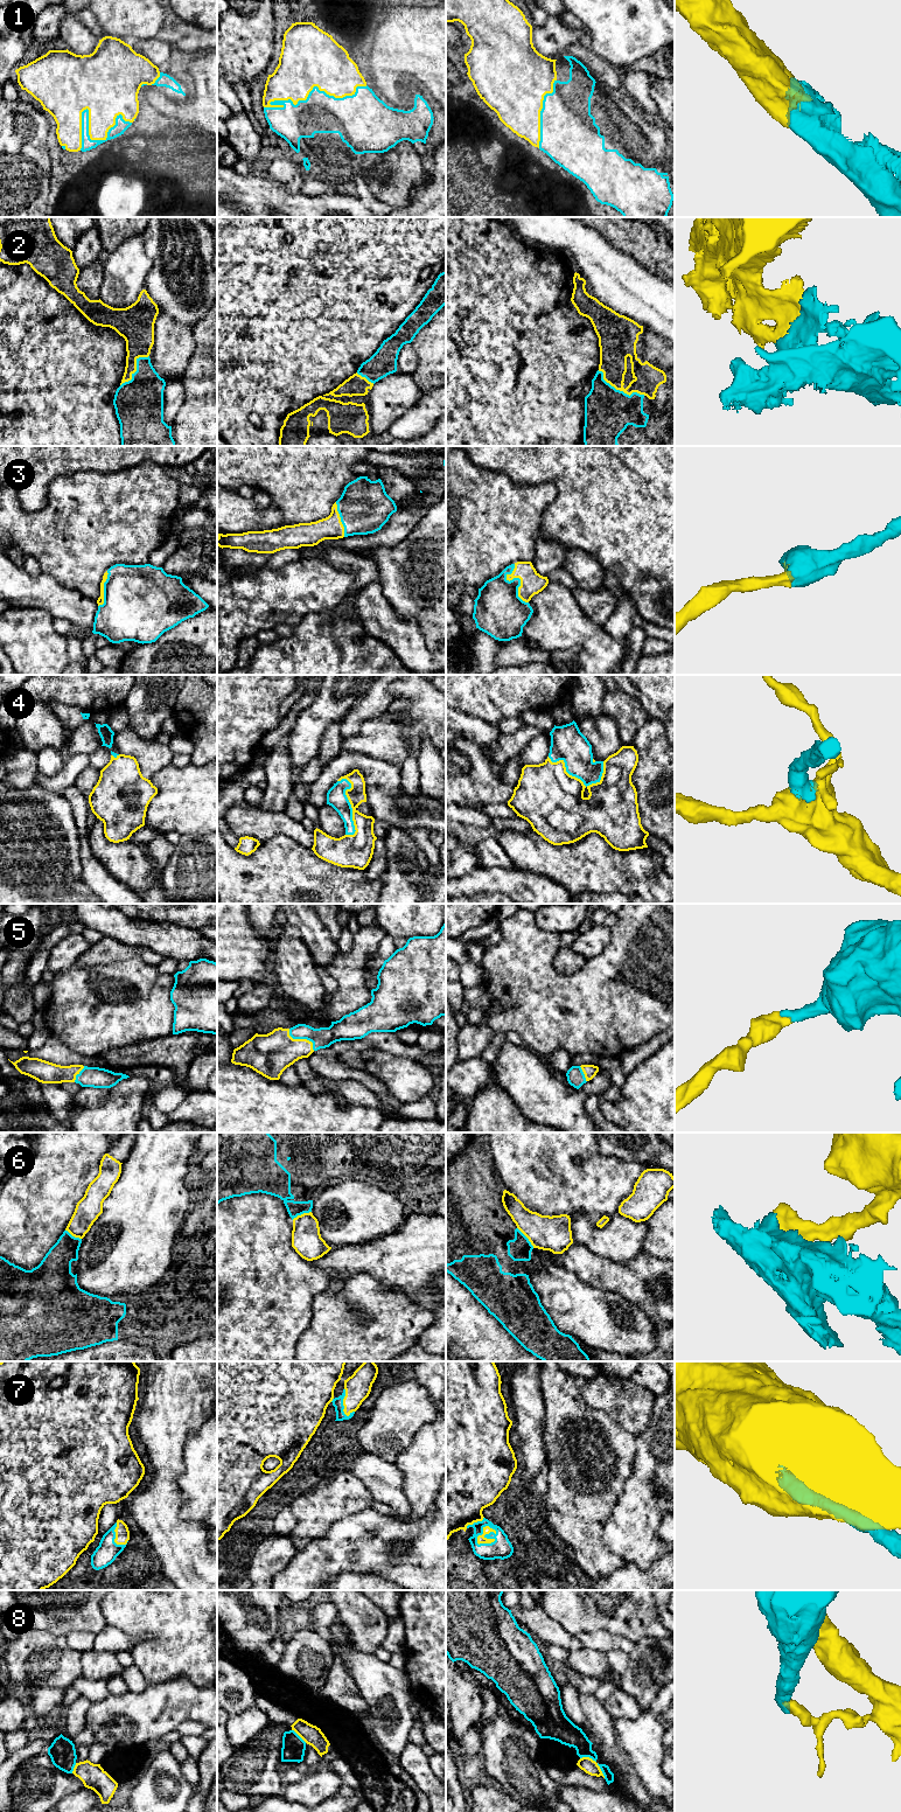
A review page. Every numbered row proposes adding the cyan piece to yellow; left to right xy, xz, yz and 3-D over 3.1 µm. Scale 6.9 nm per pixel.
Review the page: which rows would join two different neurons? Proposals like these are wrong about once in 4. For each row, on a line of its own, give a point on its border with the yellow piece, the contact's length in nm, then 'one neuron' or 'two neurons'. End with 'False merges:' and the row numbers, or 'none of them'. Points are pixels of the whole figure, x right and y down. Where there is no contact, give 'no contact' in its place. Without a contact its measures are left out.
1: contact xz (313, 86); length 750 nm; one neuron
2: contact yz (619, 389); length 360 nm; one neuron
3: contact yz (518, 577); length 280 nm; one neuron
4: contact yz (571, 775); length 400 nm; one neuron
5: contact xz (301, 1039); length 240 nm; one neuron
6: contact yz (526, 1236); length 180 nm; two neurons
7: contact yz (483, 1533); length 170 nm; one neuron
8: contact yz (595, 1762); length 220 nm; two neurons
False merges: 6, 8

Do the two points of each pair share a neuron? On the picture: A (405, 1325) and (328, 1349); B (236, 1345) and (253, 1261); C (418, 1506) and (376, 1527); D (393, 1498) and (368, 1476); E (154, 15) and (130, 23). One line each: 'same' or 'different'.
A: same
B: same
C: different
D: same
E: same

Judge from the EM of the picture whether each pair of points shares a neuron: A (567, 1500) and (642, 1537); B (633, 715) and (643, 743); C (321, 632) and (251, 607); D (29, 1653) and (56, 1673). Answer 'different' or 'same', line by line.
A: different
B: different
C: different
D: same

